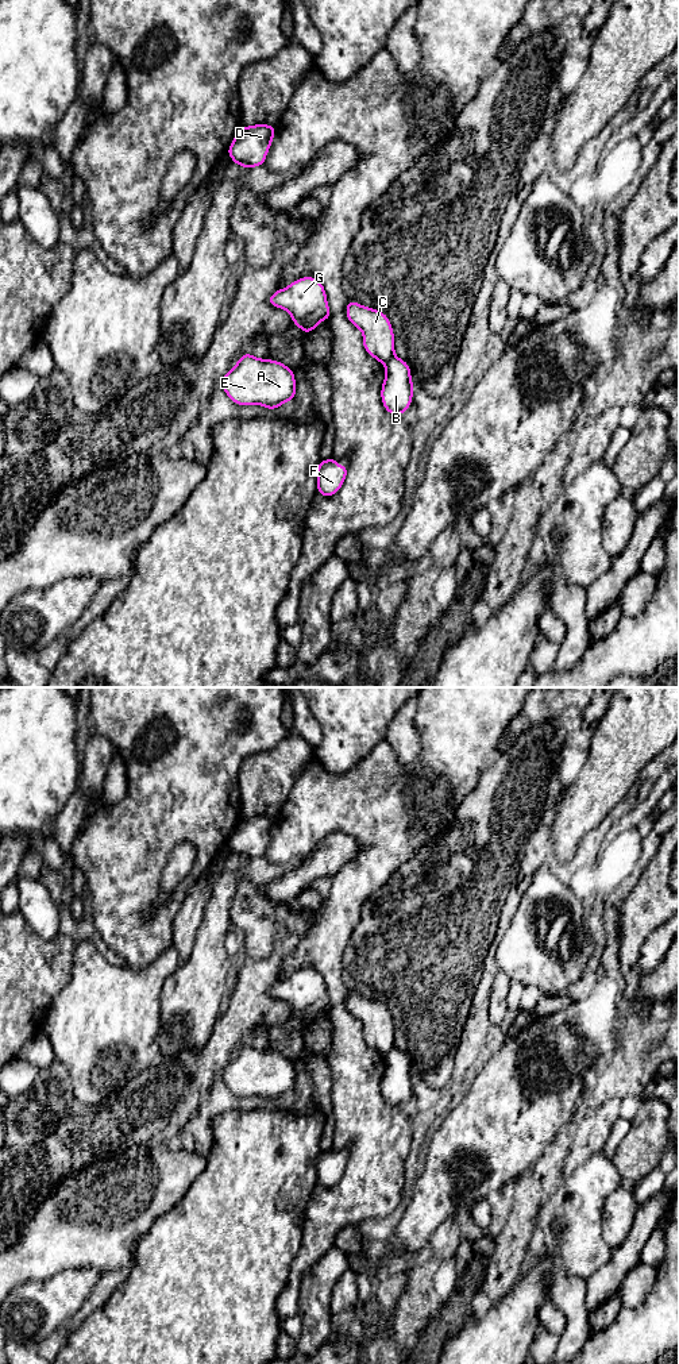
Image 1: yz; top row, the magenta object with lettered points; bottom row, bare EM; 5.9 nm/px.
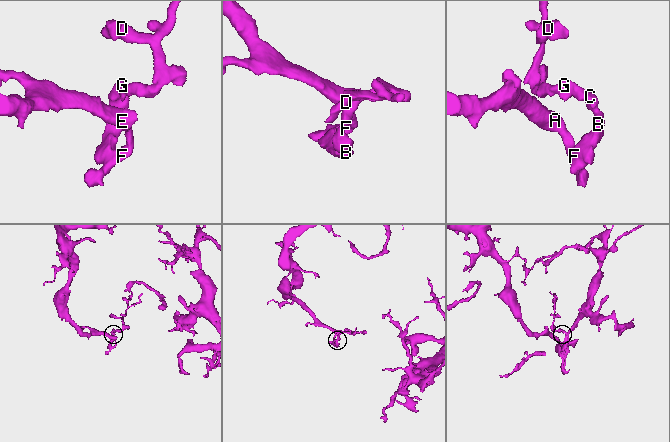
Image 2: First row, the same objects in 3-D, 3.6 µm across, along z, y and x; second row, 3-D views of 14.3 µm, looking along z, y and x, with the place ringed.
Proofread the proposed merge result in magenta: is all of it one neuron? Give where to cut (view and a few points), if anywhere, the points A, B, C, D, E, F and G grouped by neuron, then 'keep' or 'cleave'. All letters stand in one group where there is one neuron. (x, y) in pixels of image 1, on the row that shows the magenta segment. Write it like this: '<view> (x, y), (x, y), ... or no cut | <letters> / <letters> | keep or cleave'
yz (394, 355), (385, 365) | A B E F / C D G | cleave

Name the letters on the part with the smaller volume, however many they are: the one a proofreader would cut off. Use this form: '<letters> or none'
C, D, G

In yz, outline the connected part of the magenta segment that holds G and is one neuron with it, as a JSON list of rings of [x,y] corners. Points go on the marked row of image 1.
[[[302,277],[285,289],[278,289],[269,297],[269,304],[283,308],[305,335],[331,316],[325,289],[315,277]]]

